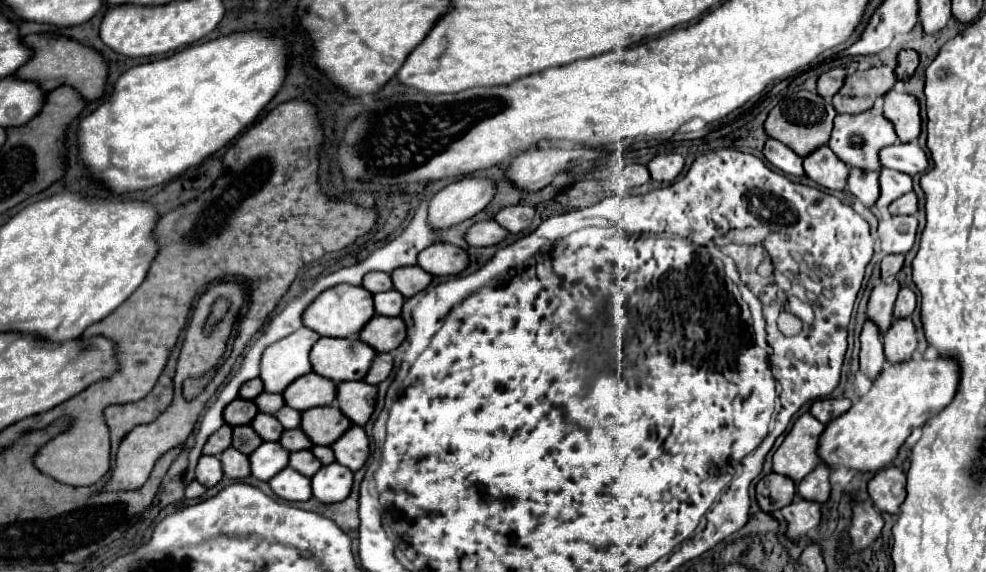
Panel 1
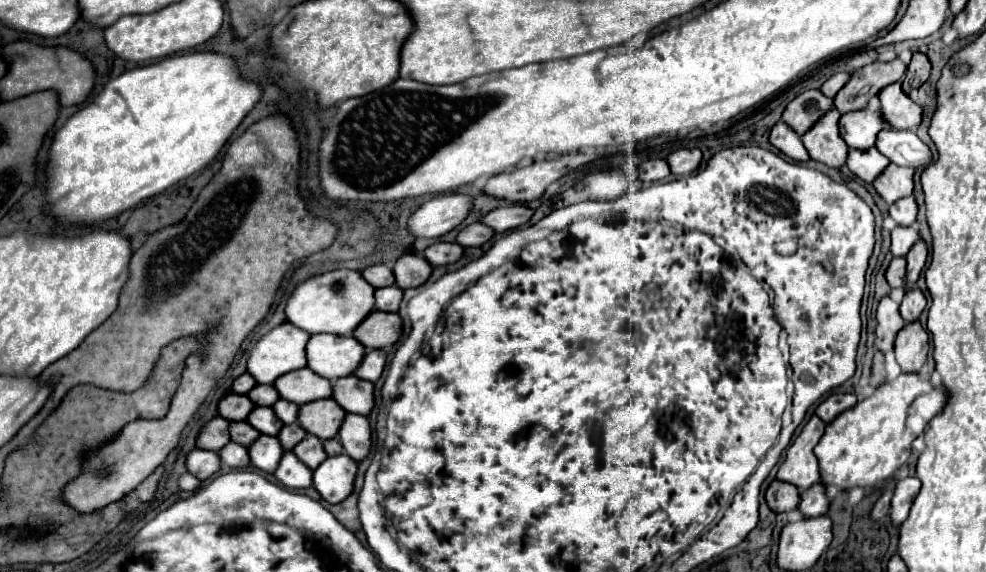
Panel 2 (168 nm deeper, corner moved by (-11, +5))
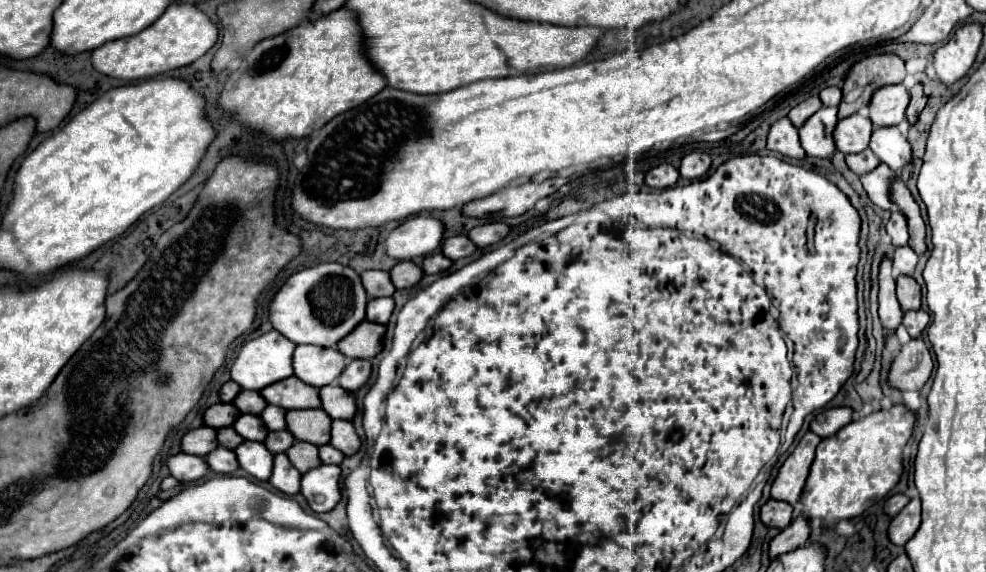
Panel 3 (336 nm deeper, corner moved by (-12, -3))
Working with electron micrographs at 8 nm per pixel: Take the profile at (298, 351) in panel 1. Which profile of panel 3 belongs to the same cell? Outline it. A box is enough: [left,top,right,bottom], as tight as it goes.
[231,331,295,391]

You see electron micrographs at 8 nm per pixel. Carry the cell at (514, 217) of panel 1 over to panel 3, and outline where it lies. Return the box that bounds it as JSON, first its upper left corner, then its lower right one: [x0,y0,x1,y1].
[469,223,511,247]

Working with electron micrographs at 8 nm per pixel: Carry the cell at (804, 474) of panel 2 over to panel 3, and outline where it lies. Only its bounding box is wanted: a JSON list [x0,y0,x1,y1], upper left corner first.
[771,431,821,509]

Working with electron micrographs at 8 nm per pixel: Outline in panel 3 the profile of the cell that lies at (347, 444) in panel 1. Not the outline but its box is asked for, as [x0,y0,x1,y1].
[329,419,361,457]

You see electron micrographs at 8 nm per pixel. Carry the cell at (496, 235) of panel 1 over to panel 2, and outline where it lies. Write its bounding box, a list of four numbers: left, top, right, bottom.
[456,223,494,247]

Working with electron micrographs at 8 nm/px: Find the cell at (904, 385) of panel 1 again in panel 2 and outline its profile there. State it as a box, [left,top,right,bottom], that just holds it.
[814,373,946,491]

